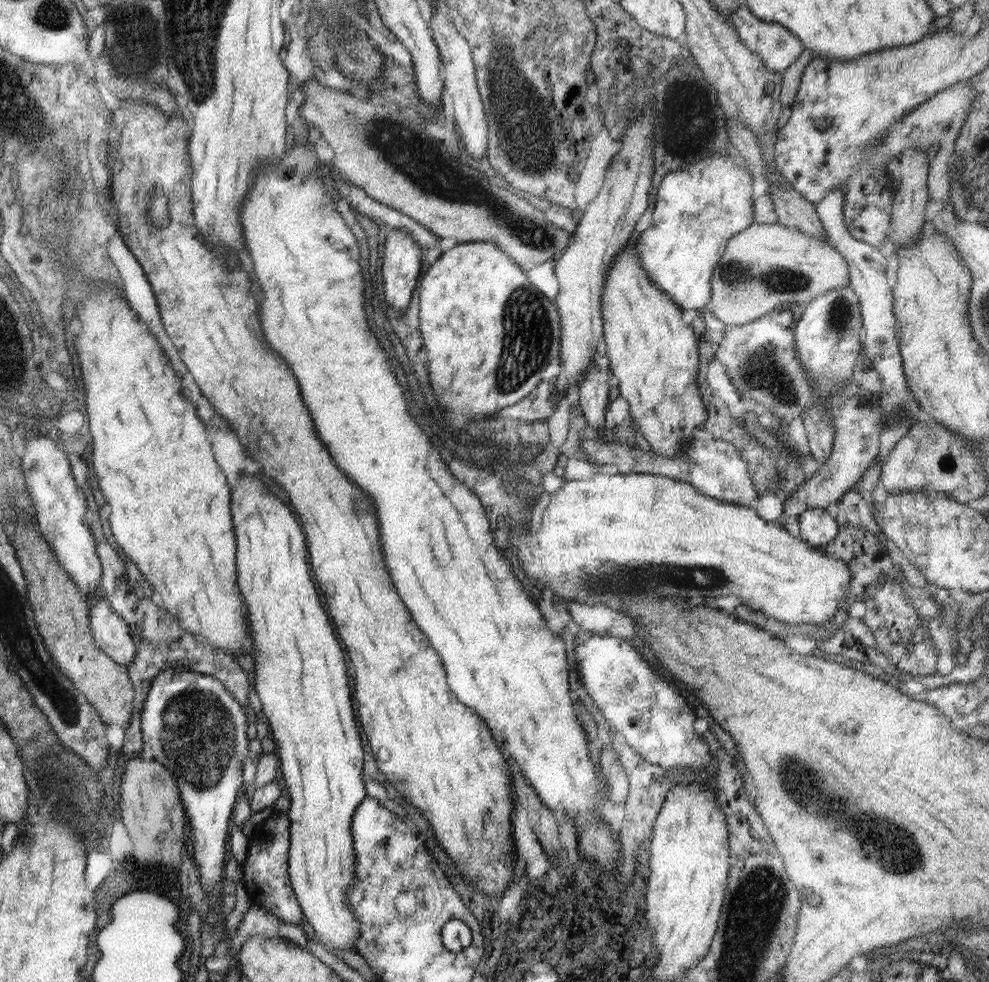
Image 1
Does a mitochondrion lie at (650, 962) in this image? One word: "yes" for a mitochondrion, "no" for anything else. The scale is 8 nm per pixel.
no

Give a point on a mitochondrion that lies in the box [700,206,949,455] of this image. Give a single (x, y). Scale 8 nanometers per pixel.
(762, 371)

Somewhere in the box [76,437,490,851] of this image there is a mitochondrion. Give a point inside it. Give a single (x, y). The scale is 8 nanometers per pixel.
(197, 731)

